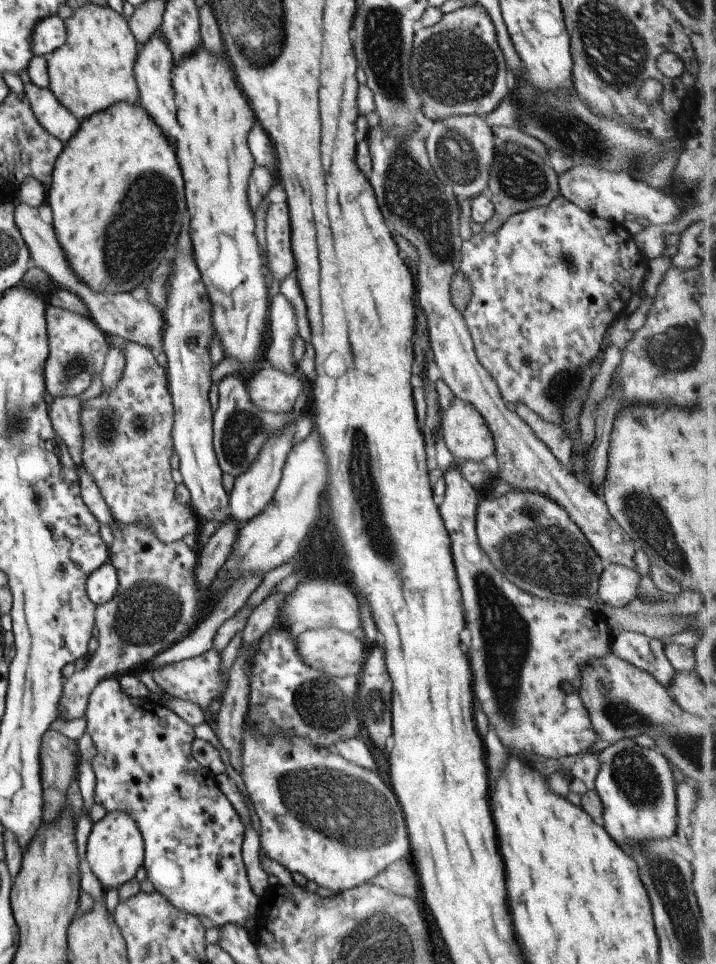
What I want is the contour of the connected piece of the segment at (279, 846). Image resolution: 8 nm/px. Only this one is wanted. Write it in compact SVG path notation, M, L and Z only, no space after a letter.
M246 716L241 736L241 776L242 779L244 779L244 786L248 791L248 796L250 796L250 800L254 805L254 812L256 812L256 816L258 816L258 822L260 822L260 826L262 827L260 828L259 834L261 849L264 850L264 853L266 853L268 857L286 867L290 873L300 873L304 875L308 881L318 883L321 888L337 890L340 893L370 881L383 869L390 866L390 864L401 860L402 856L408 852L410 842L408 842L408 836L406 836L406 822L404 822L400 804L398 804L398 800L396 800L392 788L388 788L388 786L380 780L378 774L374 774L374 772L370 772L370 770L352 764L352 762L345 760L333 750L328 750L326 747L319 748L307 737L294 737L292 740L287 739L287 736L282 733L274 733L271 737L261 737L257 735L257 730L246 721Z

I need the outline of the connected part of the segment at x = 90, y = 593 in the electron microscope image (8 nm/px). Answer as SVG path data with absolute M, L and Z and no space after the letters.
M107 563L87 579L85 592L88 599L98 606L110 603L110 600L117 596L119 587L116 568L111 563Z

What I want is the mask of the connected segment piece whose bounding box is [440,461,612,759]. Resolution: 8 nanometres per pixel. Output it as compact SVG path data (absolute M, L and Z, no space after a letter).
M457 461L455 466L444 474L446 479L446 498L444 504L440 506L442 518L444 518L444 526L450 534L452 540L452 558L454 558L454 566L456 566L456 574L458 574L458 584L462 590L462 600L464 600L464 616L466 616L466 626L470 628L470 666L472 666L472 676L474 676L474 696L478 706L482 708L482 712L486 714L486 718L490 720L490 726L494 728L494 732L498 734L500 742L504 744L504 748L508 750L526 750L526 752L538 752L538 756L543 756L544 759L562 759L578 755L582 752L587 752L591 746L599 739L596 737L592 724L589 718L587 709L583 706L583 701L579 696L581 688L581 677L579 676L581 667L591 659L603 657L610 650L612 642L612 630L607 624L607 618L602 612L592 609L586 609L578 604L556 602L550 599L542 599L526 593L517 585L514 585L508 578L505 578L488 559L488 556L481 550L477 540L476 533L476 512L477 505L481 499L481 492L467 482L459 472L460 461Z

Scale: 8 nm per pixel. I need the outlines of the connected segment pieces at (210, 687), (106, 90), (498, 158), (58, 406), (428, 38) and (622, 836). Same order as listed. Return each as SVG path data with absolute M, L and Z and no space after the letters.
M210 648L206 653L192 659L185 659L161 668L153 668L154 680L162 690L174 699L192 702L207 708L212 702L222 701L229 680L222 667L221 652Z
M89 5L74 11L73 16L68 18L65 24L67 29L66 43L59 50L46 56L49 90L54 94L56 101L79 122L111 108L118 102L132 105L138 103L139 91L133 69L139 52L139 44L136 43L126 18L118 15L109 6Z
M496 140L495 159L489 169L486 189L494 208L493 218L484 224L484 231L497 232L514 214L551 204L559 193L559 178L546 159L520 144Z
M59 397L54 399L54 402L49 407L49 418L56 432L56 435L64 440L68 446L69 454L71 455L74 465L78 469L83 461L81 460L81 445L82 445L82 428L80 425L81 403L78 397Z
M478 4L443 15L429 27L417 27L409 74L421 101L421 114L432 122L449 117L491 114L507 98L510 71L486 10Z
M621 739L599 754L595 792L600 798L606 832L624 845L655 837L672 838L677 830L677 795L669 760L656 749L641 748L634 739Z

